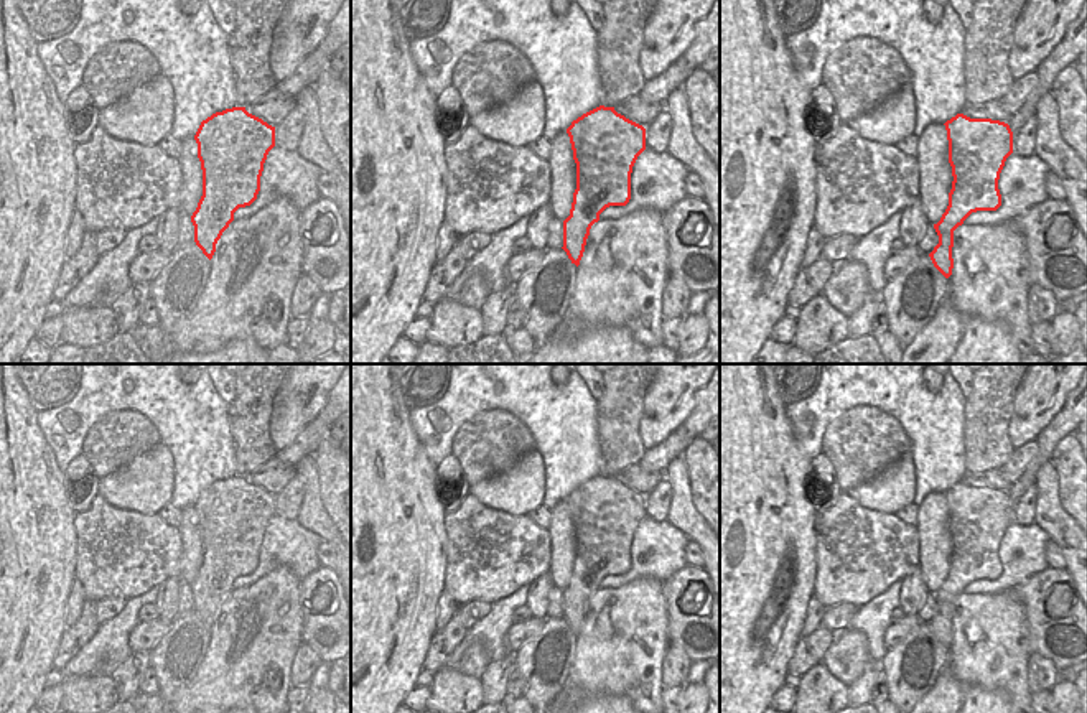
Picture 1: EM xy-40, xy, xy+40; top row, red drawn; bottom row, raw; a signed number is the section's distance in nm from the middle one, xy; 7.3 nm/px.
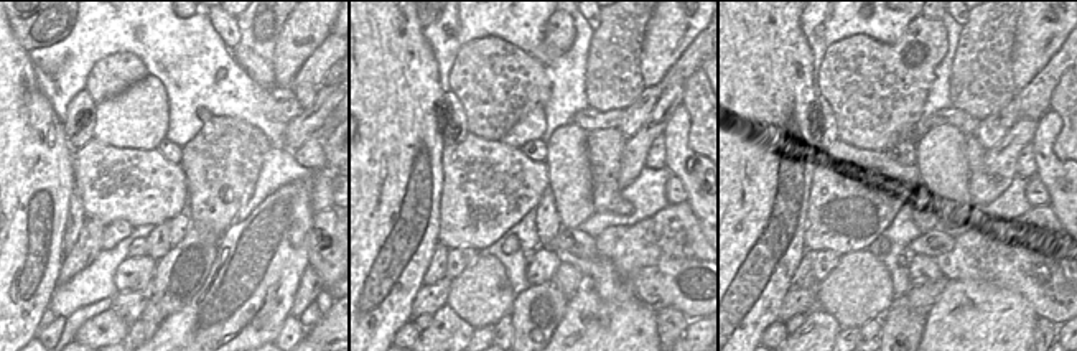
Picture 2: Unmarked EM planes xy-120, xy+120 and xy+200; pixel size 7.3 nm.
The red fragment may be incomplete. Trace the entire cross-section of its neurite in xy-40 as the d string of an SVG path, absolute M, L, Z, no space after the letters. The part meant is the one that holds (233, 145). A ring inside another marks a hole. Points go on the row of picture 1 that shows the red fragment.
M232 107L203 120L194 140L203 196L191 222L196 245L211 260L234 212L257 199L264 163L275 147L275 127L245 107Z

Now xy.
M599 105L567 128L573 160L576 163L576 189L570 216L563 221L563 250L576 267L585 252L590 229L599 221L599 214L609 206L626 206L631 199L631 173L637 156L646 150L646 128L614 107Z

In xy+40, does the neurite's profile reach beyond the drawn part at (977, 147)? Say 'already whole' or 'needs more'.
already whole

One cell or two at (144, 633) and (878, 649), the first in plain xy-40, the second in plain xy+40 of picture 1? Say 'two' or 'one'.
two

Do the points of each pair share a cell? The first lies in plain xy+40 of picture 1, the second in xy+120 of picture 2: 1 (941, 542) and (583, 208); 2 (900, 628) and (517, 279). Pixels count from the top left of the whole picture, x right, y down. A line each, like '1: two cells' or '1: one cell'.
1: one cell
2: two cells

